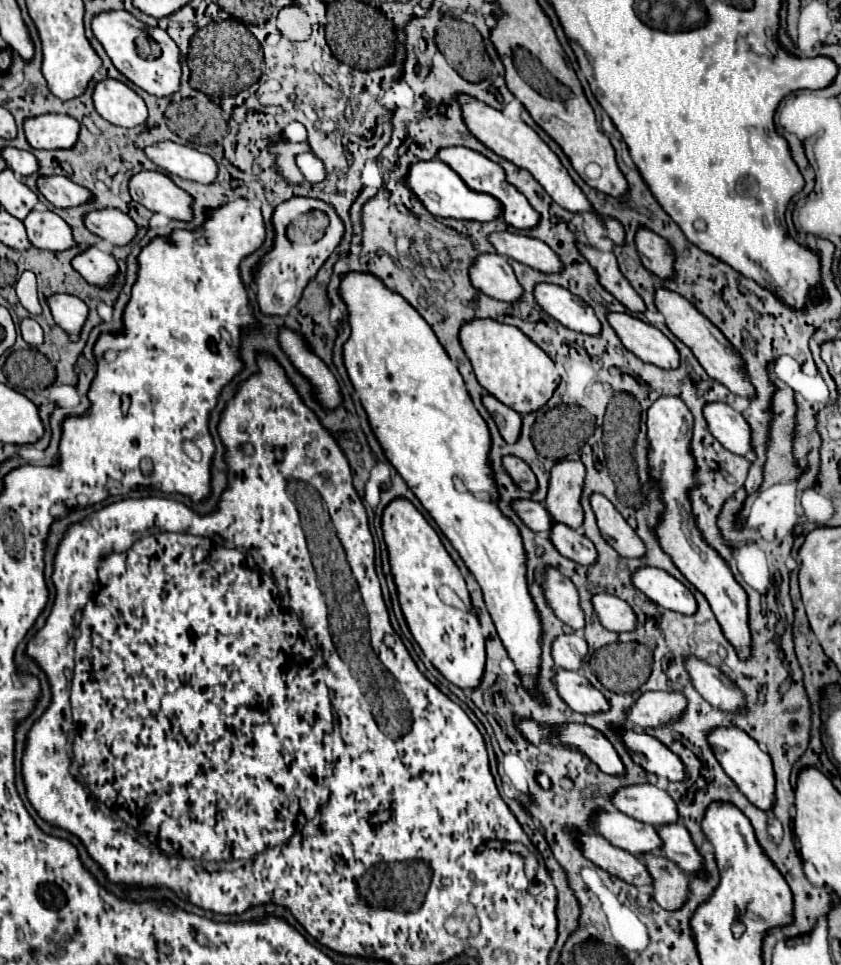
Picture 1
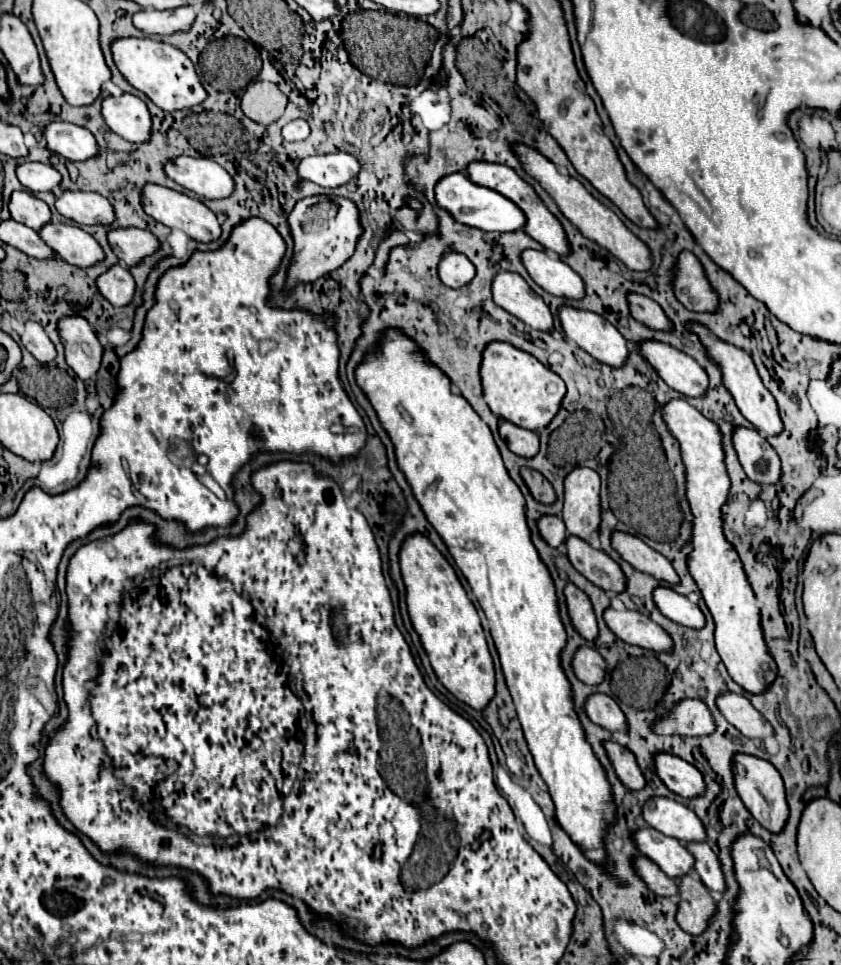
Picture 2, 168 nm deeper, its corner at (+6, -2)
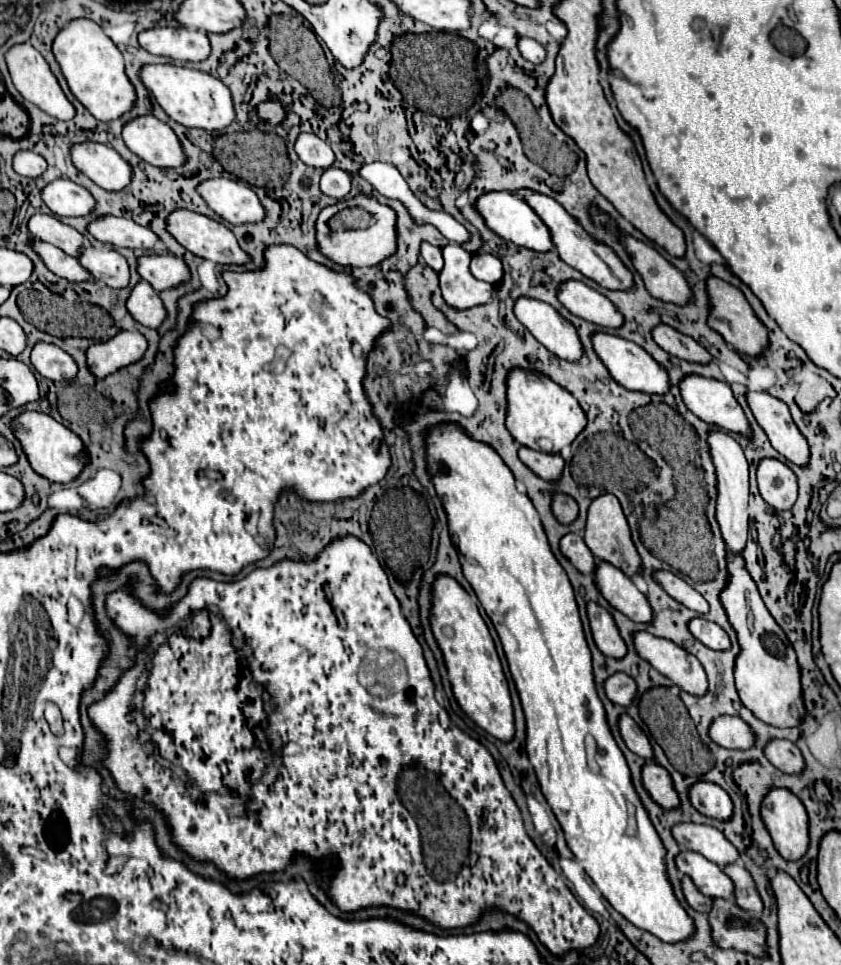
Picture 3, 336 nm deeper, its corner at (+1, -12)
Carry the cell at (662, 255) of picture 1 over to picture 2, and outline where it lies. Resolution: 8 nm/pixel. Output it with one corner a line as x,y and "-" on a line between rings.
682,251
676,263
674,291
680,303
696,313
716,313
718,293
712,289
702,263
690,251

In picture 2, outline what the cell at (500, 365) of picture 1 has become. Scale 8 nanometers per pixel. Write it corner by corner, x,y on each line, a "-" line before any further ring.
490,343
484,349
480,375
484,383
484,397
492,413
528,431
540,431
548,427
566,395
566,385
554,371
510,343

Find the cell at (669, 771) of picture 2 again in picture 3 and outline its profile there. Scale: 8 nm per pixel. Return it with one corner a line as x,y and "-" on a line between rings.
709,781
693,783
689,787
689,801
699,813
715,819
727,819
733,809
729,795
719,785

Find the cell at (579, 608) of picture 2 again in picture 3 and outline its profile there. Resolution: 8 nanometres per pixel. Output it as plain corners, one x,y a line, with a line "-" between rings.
593,601
587,603
587,617
589,617
591,635
593,635
597,649
603,655
609,655
609,657
615,657
615,659
623,657
627,649
625,649
623,639
619,637
619,631
617,631
613,617
601,605
597,605

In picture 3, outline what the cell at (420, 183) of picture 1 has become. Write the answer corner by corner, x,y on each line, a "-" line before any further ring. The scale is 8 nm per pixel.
489,191
477,197
475,209
483,217
485,225
503,237
505,241
513,241
519,247
527,247
531,251
549,251
551,249
551,235
545,227
545,223
537,217
537,213
519,197
509,191

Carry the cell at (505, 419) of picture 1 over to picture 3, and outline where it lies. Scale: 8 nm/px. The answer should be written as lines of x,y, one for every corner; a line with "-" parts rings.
519,447
519,459
545,481
557,481
565,465
565,461
559,455
533,451
529,447

